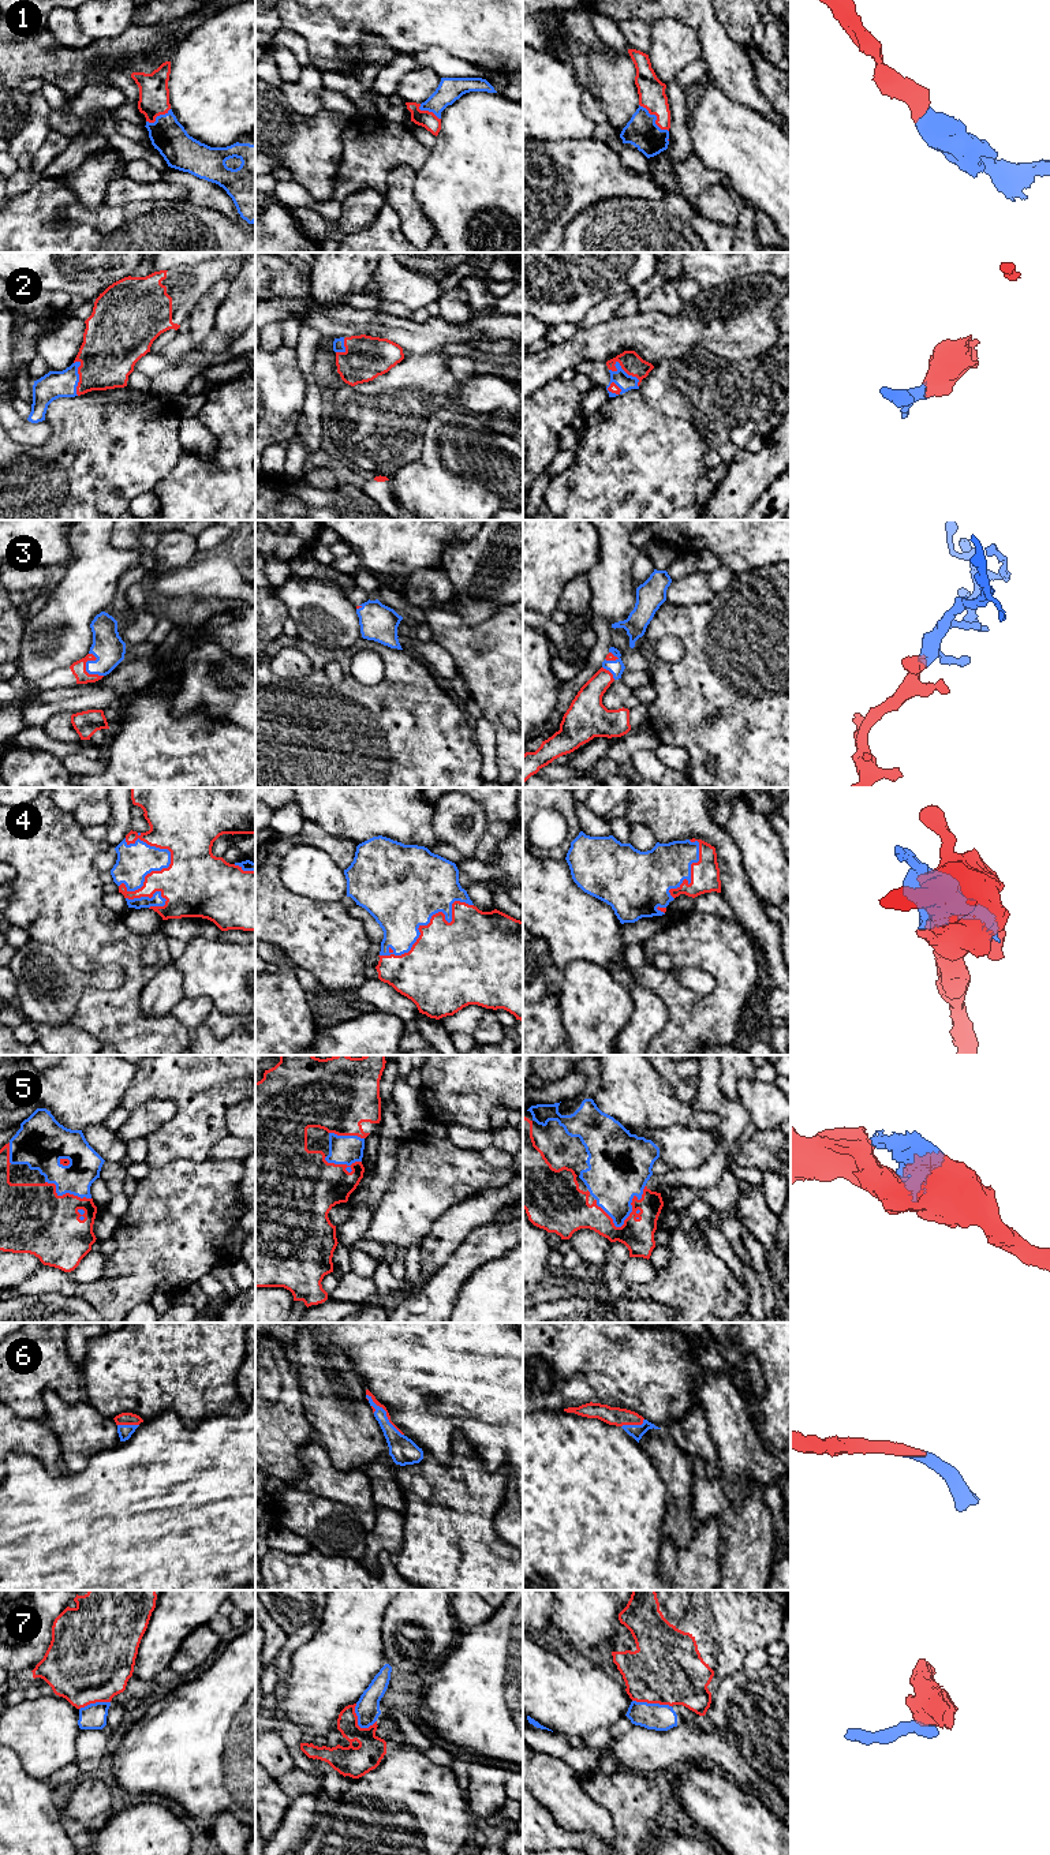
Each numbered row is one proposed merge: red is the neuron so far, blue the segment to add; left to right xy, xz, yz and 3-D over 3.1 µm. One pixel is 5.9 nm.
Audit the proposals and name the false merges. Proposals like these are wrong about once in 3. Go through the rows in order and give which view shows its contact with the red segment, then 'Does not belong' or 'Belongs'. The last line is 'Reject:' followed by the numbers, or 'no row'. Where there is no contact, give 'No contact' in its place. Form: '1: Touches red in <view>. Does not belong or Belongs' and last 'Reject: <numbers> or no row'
1: Touches red in yz. Belongs
2: Touches red in yz. Belongs
3: Touches red in xy. Belongs
4: Touches red in xz. Belongs
5: Touches red in yz. Belongs
6: Touches red in xz. Belongs
7: Touches red in xz. Does not belong
Reject: 7

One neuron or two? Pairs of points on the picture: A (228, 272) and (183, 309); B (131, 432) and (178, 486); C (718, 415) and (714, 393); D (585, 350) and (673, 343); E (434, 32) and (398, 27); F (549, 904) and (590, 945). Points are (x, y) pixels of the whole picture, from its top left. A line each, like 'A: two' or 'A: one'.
A: one
B: two
C: one
D: one
E: one
F: one

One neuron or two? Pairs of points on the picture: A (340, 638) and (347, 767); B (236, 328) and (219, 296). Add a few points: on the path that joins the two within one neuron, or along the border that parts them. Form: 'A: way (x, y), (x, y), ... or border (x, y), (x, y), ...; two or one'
A: border (362, 638), (350, 647), (333, 650), (309, 642); two
B: border (230, 281), (227, 295), (216, 313), (213, 328); two

